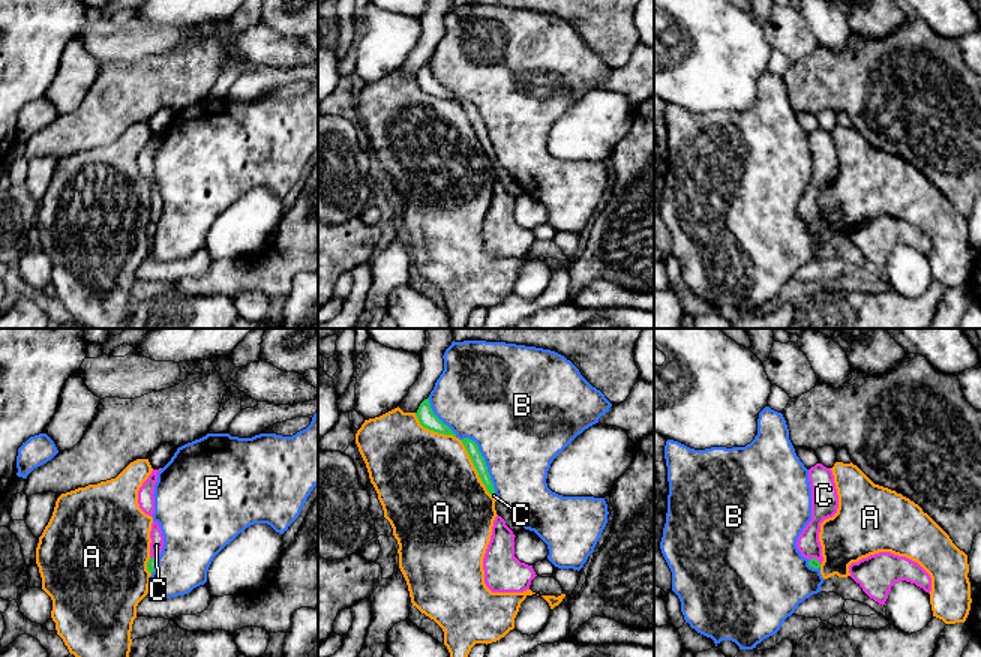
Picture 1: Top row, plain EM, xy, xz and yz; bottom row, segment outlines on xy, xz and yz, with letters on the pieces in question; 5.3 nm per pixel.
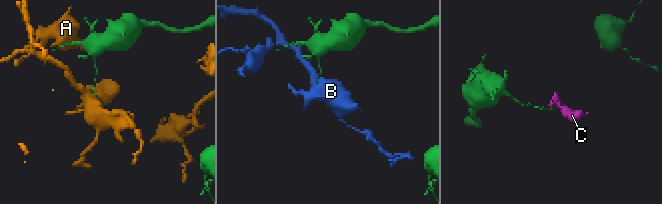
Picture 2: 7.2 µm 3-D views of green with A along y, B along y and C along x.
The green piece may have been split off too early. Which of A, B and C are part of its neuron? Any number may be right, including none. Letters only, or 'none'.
none

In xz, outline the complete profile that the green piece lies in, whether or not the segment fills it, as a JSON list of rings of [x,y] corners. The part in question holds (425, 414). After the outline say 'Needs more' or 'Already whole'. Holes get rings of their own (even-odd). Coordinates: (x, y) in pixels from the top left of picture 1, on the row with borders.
[[[429,398],[420,404],[416,416],[423,428],[438,434],[456,436],[456,434],[434,414]]]. Already whole

